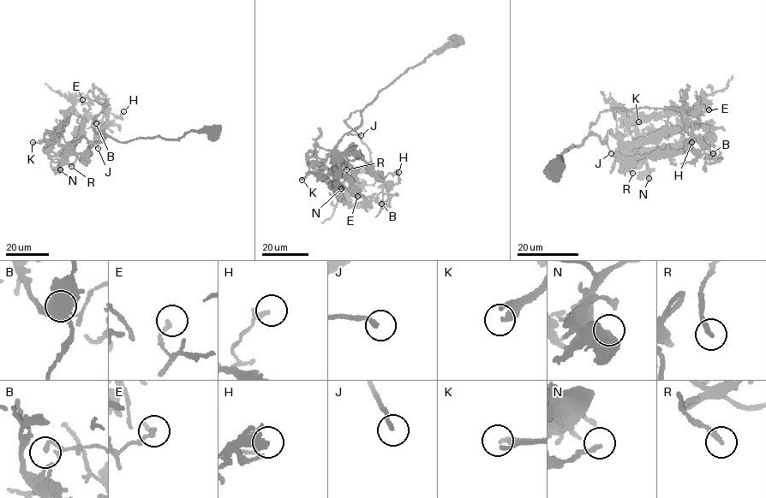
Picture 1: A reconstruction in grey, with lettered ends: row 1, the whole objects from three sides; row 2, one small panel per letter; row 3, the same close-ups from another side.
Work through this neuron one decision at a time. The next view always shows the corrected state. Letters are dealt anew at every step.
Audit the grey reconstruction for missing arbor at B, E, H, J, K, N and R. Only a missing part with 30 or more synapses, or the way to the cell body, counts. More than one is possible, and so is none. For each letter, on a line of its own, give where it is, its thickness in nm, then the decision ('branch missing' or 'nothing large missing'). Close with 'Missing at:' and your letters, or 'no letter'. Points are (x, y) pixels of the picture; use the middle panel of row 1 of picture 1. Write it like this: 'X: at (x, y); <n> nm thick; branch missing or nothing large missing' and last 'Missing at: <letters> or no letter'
B: at (381, 204); 110 nm thick; nothing large missing
E: at (357, 196); 180 nm thick; nothing large missing
H: at (398, 172); 240 nm thick; nothing large missing
J: at (361, 135); 200 nm thick; nothing large missing
K: at (302, 180); 190 nm thick; nothing large missing
N: at (341, 188); 220 nm thick; branch missing
R: at (346, 169); 220 nm thick; nothing large missing
Missing at: N

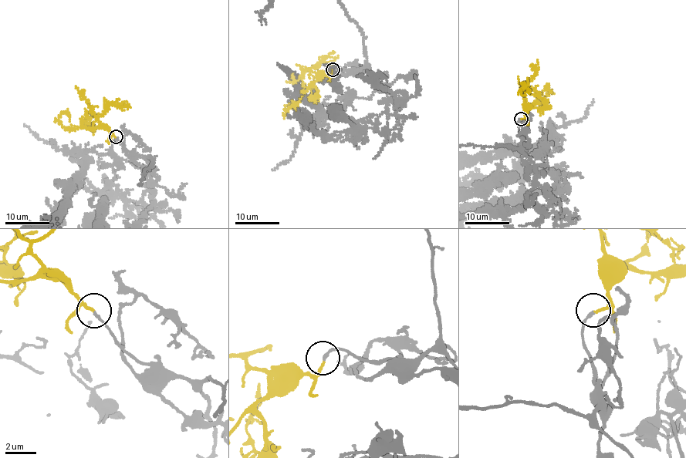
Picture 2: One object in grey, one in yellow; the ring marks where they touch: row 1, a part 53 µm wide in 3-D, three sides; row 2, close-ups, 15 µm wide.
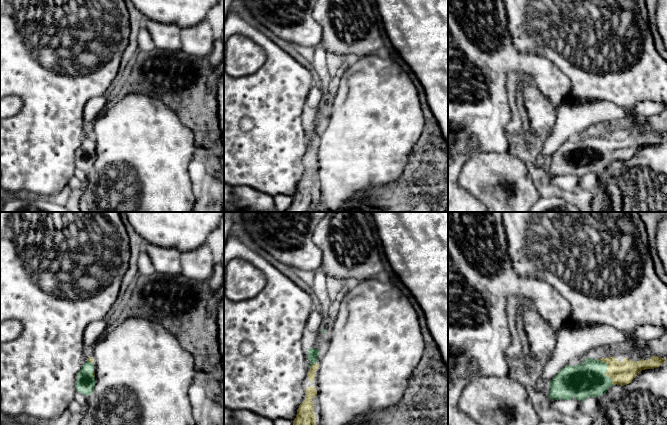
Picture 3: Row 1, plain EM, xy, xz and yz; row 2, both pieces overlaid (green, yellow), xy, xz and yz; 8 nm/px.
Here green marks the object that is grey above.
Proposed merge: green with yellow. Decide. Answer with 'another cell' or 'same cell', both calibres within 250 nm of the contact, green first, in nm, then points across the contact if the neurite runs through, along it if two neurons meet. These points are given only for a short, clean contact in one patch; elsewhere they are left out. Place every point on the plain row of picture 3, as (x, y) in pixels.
same cell | 280/190 nm | across yz (588, 155), (601, 151), (606, 146), (622, 149)

